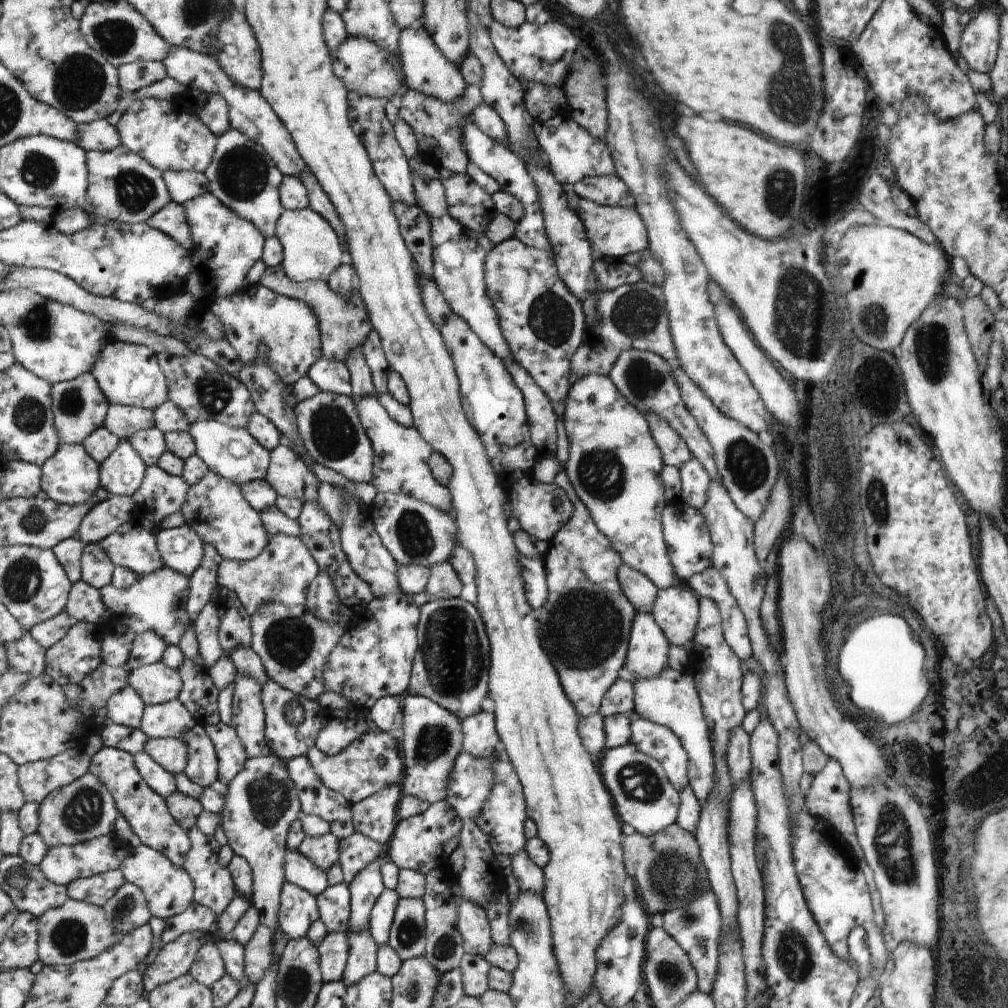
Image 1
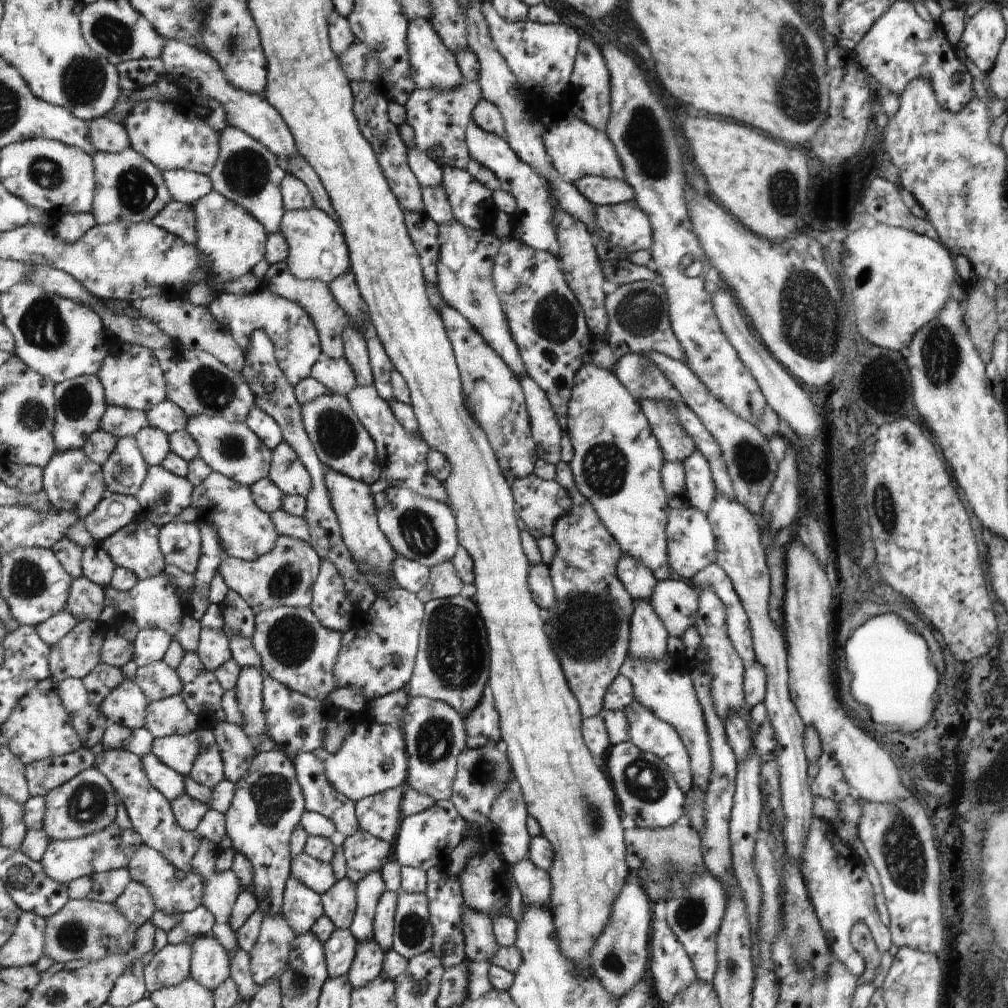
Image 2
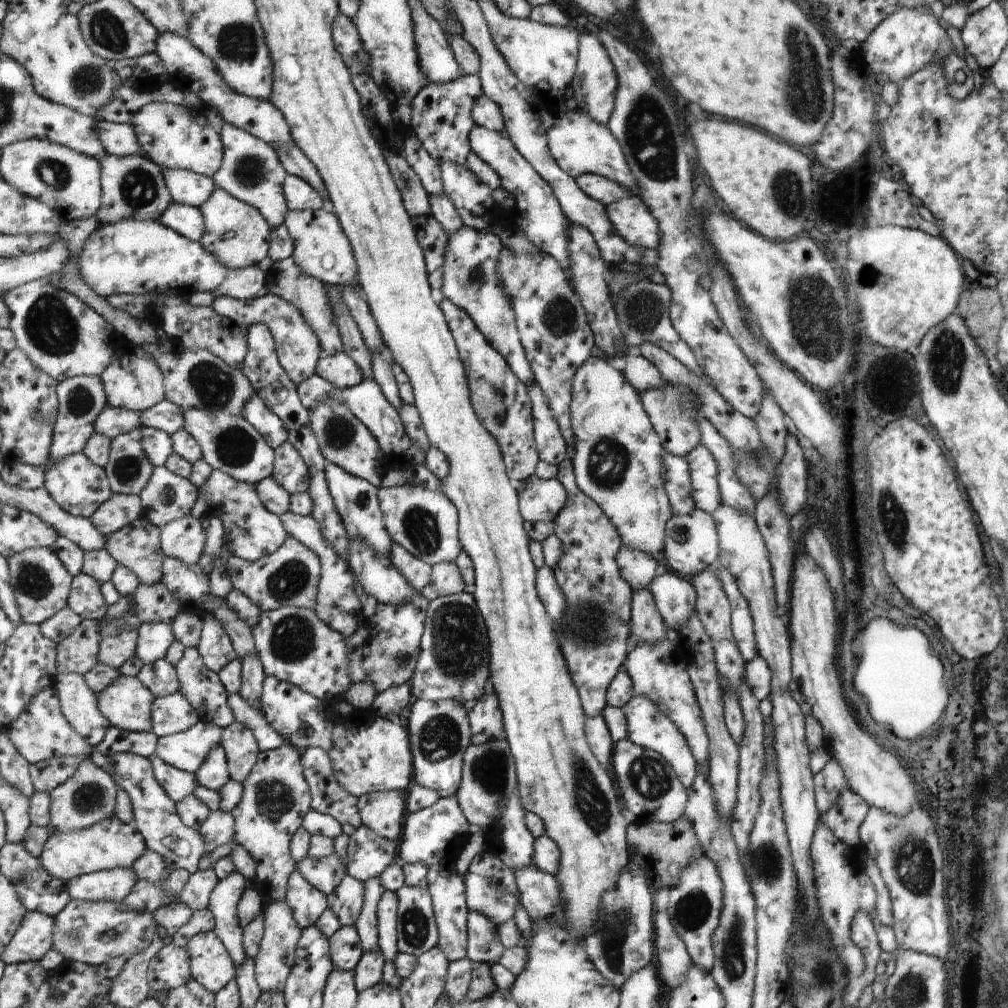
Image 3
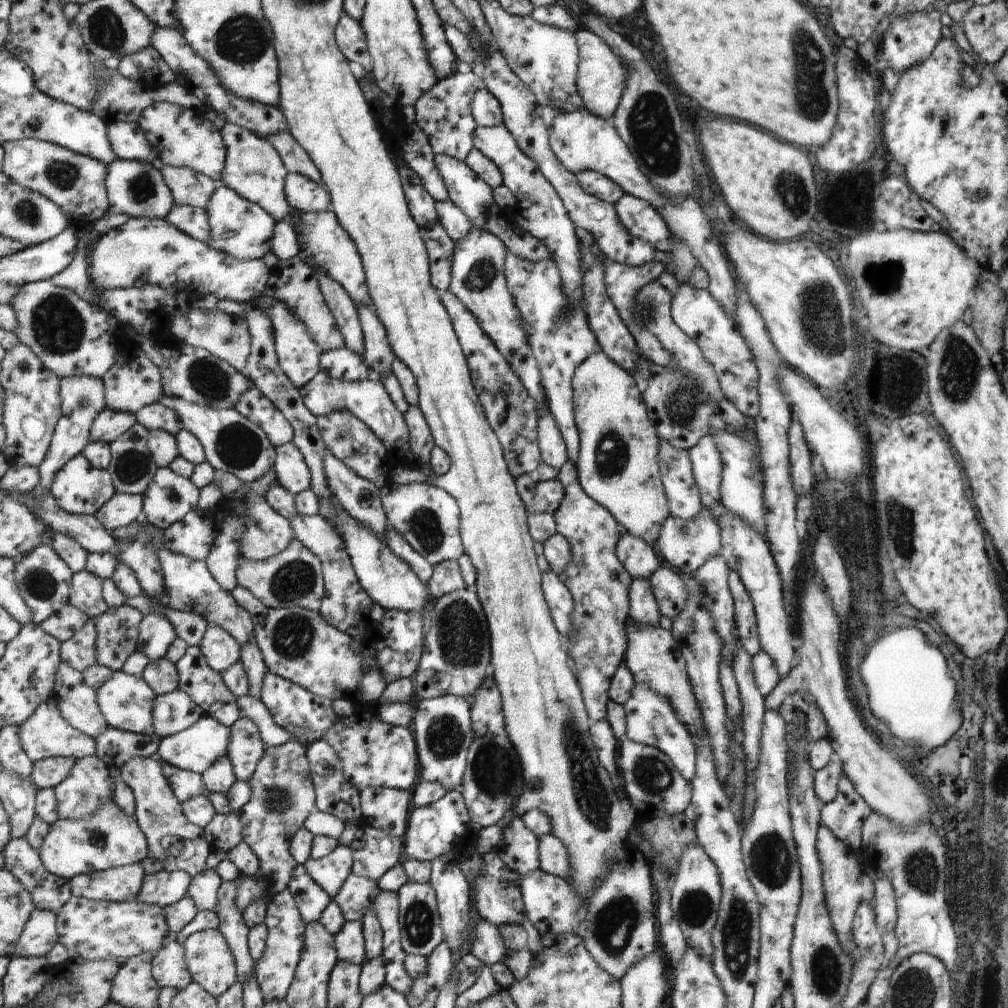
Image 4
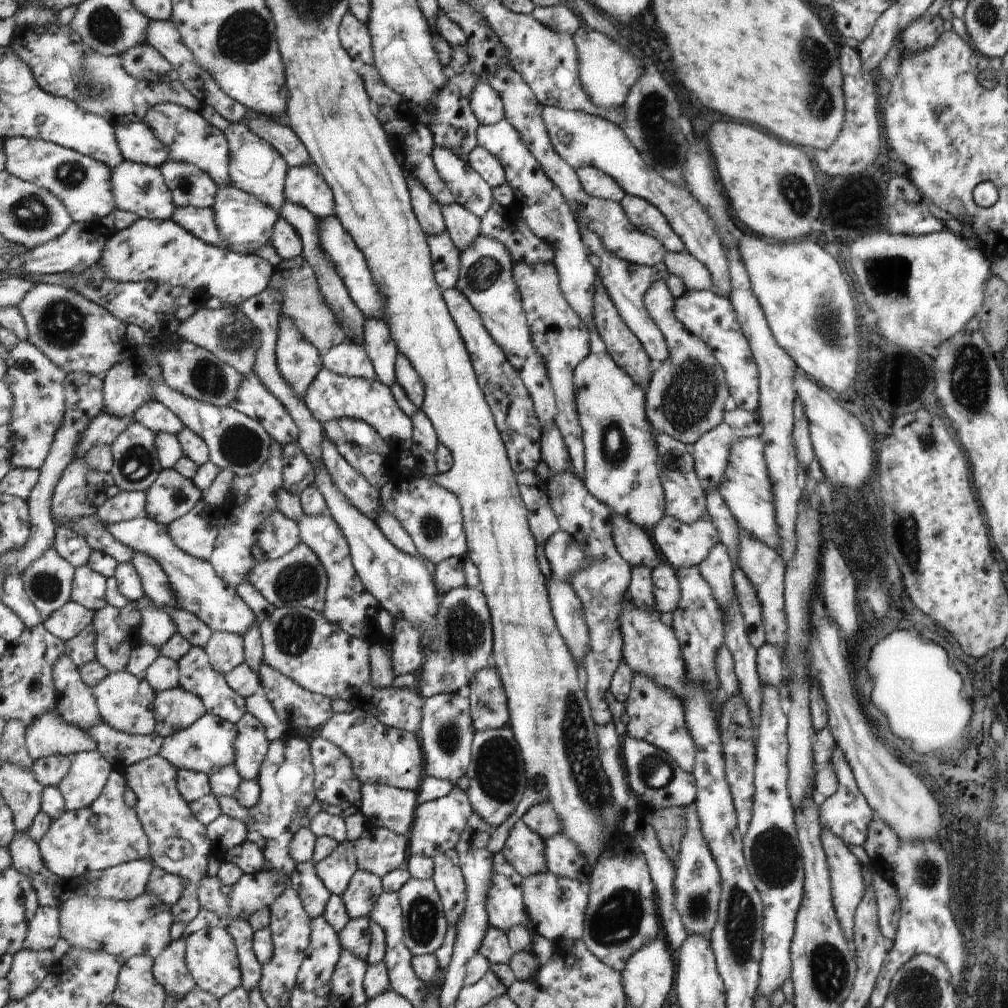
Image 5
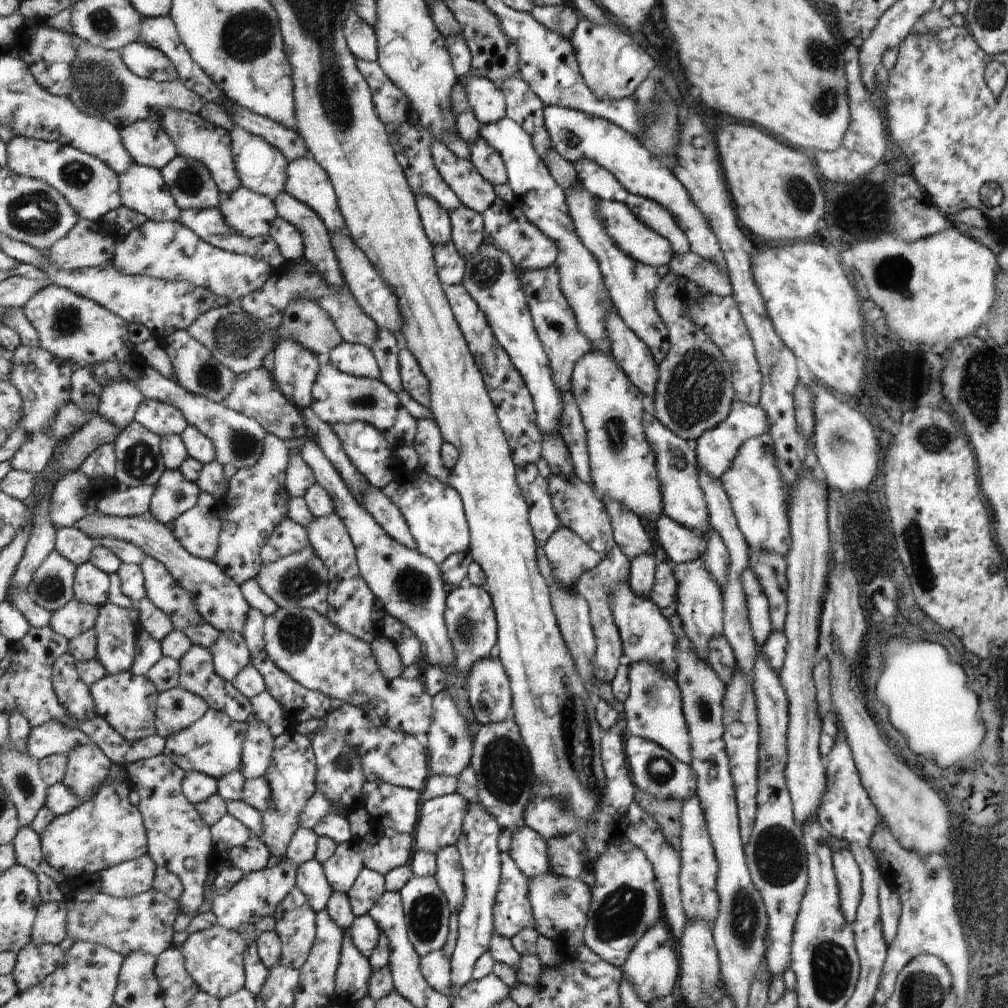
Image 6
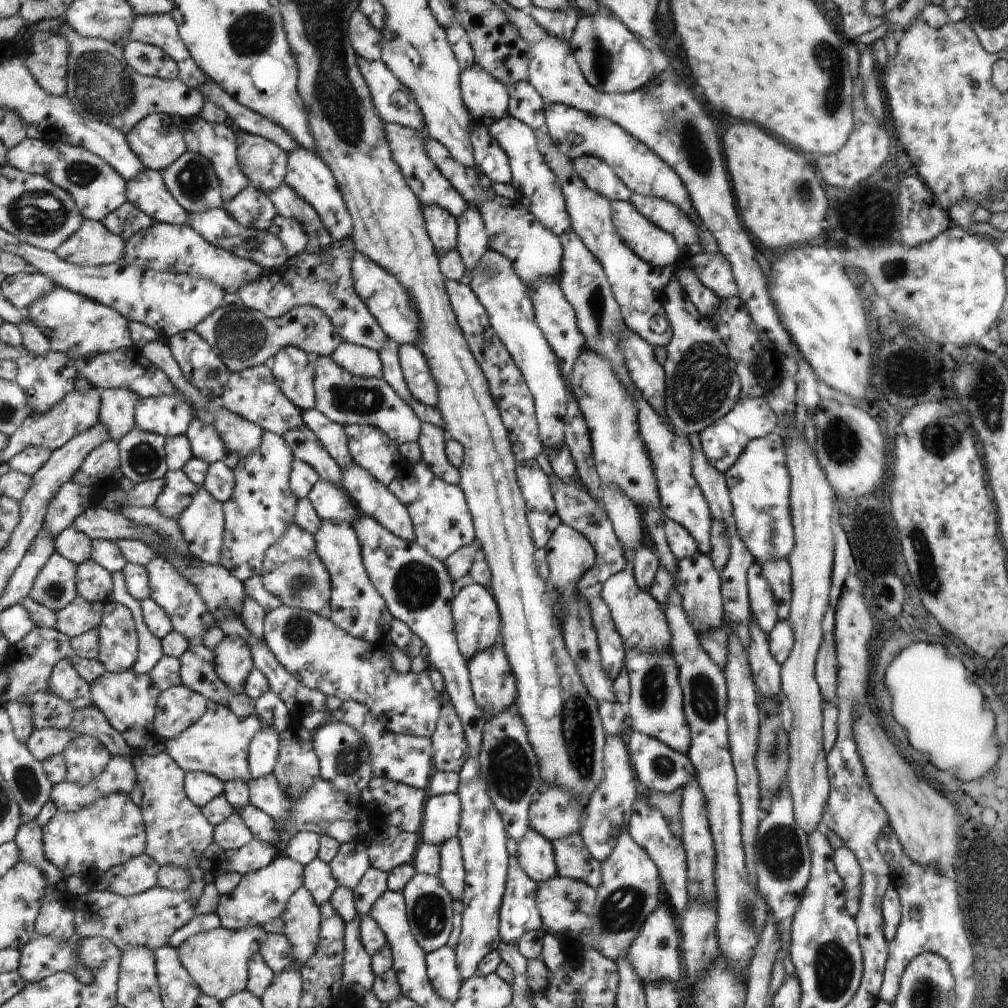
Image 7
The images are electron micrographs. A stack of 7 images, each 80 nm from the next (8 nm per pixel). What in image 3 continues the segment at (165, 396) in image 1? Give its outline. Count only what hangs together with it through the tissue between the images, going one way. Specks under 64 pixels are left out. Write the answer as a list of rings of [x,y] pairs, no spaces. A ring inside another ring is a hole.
[[[120,354],[118,358],[112,360],[100,378],[104,382],[109,407],[124,408],[140,413],[165,400],[164,373],[153,358],[148,360],[138,354]]]

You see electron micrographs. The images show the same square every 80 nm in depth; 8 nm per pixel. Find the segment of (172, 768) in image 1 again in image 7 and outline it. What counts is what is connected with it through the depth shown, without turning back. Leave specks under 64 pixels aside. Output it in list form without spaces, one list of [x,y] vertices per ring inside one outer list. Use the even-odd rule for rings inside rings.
[[[210,700],[209,710],[176,738],[167,739],[165,751],[186,772],[198,771],[217,776],[223,782],[251,778],[248,770],[247,750],[251,738],[262,728],[261,720],[256,714],[251,717],[238,718],[229,708]]]

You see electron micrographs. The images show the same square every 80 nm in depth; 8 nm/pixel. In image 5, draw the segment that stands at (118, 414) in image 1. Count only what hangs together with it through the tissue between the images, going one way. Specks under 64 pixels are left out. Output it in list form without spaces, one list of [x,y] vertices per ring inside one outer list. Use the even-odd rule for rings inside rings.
[[[103,412],[92,421],[85,432],[82,432],[82,440],[78,442],[77,452],[74,452],[75,458],[82,460],[92,446],[108,445],[110,447],[132,422],[133,418],[126,418],[126,416],[116,418]]]

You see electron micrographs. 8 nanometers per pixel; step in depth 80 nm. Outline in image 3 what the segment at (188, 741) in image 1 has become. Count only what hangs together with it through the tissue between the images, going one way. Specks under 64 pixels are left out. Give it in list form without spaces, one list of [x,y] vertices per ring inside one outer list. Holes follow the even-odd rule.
[[[220,744],[208,752],[202,766],[195,773],[196,780],[201,786],[220,792],[220,788],[229,782],[230,770],[224,748]]]

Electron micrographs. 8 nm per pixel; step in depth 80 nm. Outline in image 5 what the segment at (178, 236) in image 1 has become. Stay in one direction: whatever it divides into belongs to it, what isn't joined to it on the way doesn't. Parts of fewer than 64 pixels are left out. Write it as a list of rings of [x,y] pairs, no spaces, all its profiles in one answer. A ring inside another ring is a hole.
[[[192,206],[178,207],[172,221],[180,224],[181,228],[193,233],[205,244],[224,247],[221,238],[221,230],[218,229],[217,221],[214,220],[214,210],[212,208],[197,208]]]

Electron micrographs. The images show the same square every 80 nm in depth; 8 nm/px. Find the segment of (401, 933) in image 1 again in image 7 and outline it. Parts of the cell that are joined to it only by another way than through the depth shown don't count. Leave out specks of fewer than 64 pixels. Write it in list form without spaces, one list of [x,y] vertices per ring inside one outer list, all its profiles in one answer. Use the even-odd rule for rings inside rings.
[[[417,872],[406,884],[402,894],[405,898],[408,924],[420,948],[428,954],[444,947],[453,930],[454,900],[441,879],[437,875]]]

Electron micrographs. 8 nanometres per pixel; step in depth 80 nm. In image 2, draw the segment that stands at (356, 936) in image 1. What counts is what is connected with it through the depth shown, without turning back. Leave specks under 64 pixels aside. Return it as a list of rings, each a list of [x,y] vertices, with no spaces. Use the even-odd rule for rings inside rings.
[[[376,941],[359,942],[357,958],[348,975],[348,981],[354,989],[372,983],[385,970],[385,950]]]

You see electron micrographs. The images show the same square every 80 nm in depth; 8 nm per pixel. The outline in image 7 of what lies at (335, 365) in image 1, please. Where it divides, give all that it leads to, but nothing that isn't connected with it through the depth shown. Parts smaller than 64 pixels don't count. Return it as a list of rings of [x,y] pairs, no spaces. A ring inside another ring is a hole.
[[[342,341],[331,357],[340,368],[356,376],[379,379],[384,375],[378,351]]]

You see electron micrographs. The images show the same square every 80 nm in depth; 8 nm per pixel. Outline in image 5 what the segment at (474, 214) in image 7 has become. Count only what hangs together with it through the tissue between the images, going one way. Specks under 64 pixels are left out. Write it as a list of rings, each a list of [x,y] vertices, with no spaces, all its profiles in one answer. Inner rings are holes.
[[[457,203],[441,206],[441,208],[444,210],[446,233],[456,248],[461,251],[466,250],[480,235],[478,228],[481,219]]]

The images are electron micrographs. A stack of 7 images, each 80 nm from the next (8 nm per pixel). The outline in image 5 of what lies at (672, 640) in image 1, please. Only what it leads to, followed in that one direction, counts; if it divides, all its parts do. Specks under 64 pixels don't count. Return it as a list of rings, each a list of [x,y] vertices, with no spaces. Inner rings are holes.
[[[664,561],[657,562],[652,571],[652,581],[655,608],[660,613],[674,613],[674,610],[678,609],[678,600],[680,600],[680,586],[676,571]]]

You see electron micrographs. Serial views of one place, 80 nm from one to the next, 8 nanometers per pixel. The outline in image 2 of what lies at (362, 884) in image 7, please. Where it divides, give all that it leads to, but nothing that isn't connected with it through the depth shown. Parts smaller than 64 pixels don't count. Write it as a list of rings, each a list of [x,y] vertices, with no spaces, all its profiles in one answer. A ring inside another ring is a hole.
[[[347,877],[337,881],[322,895],[322,907],[334,929],[350,929],[357,912],[357,884]]]

